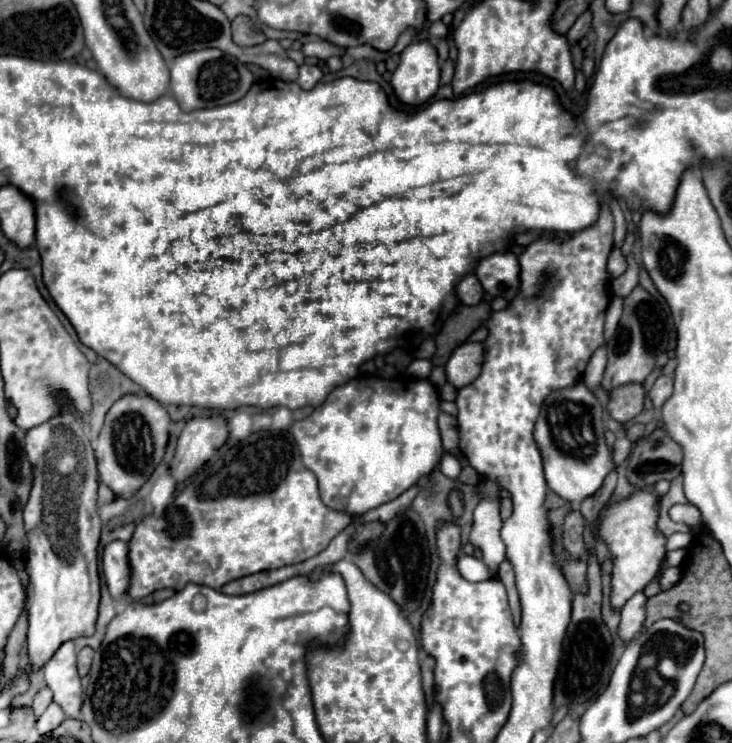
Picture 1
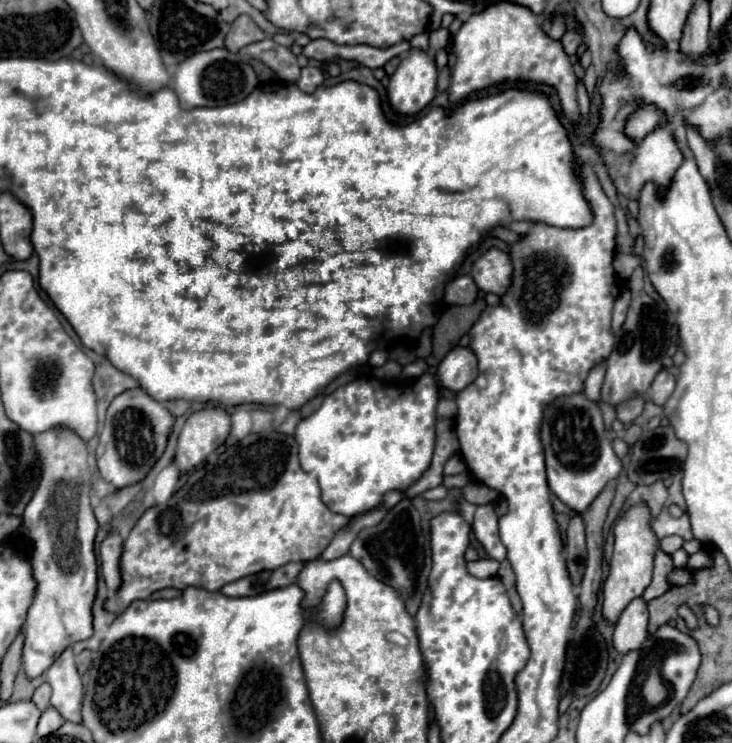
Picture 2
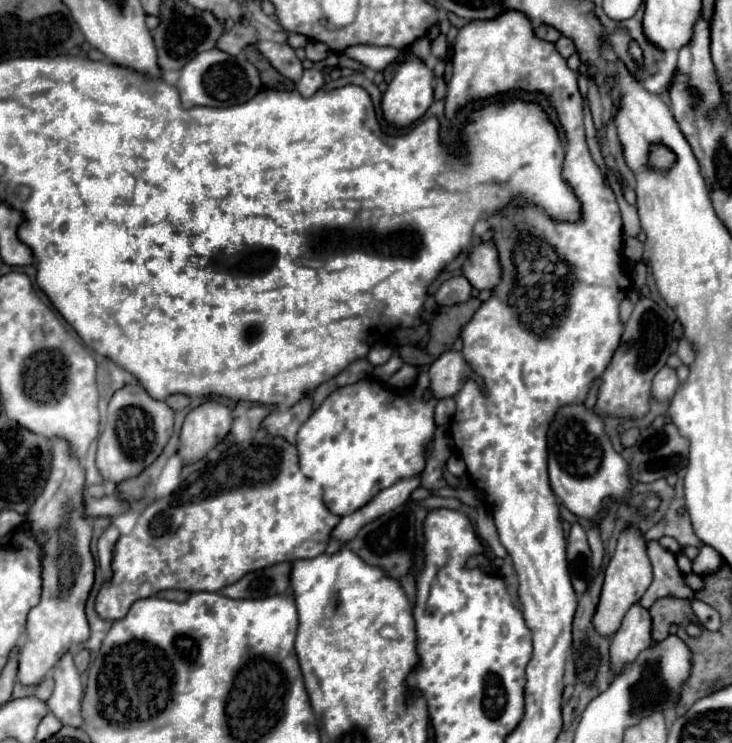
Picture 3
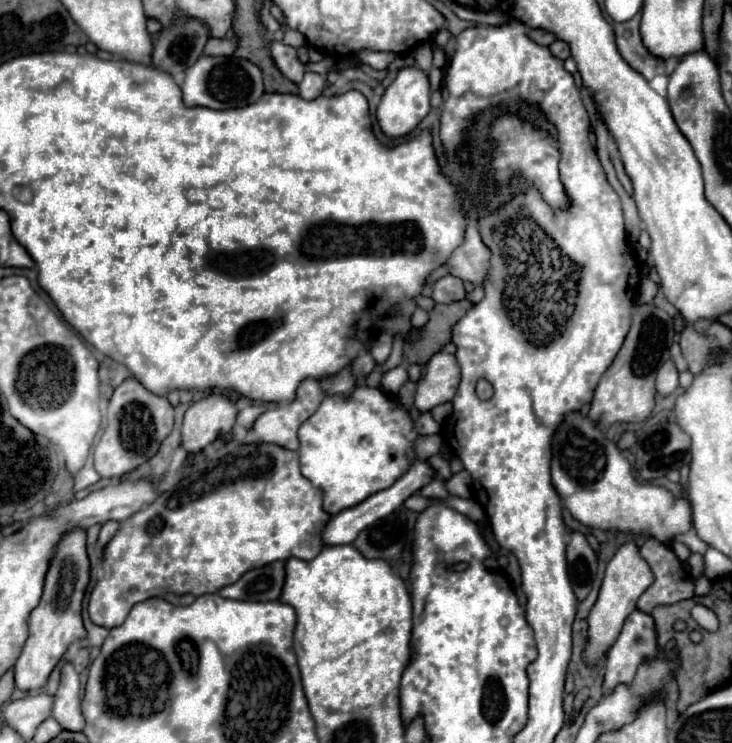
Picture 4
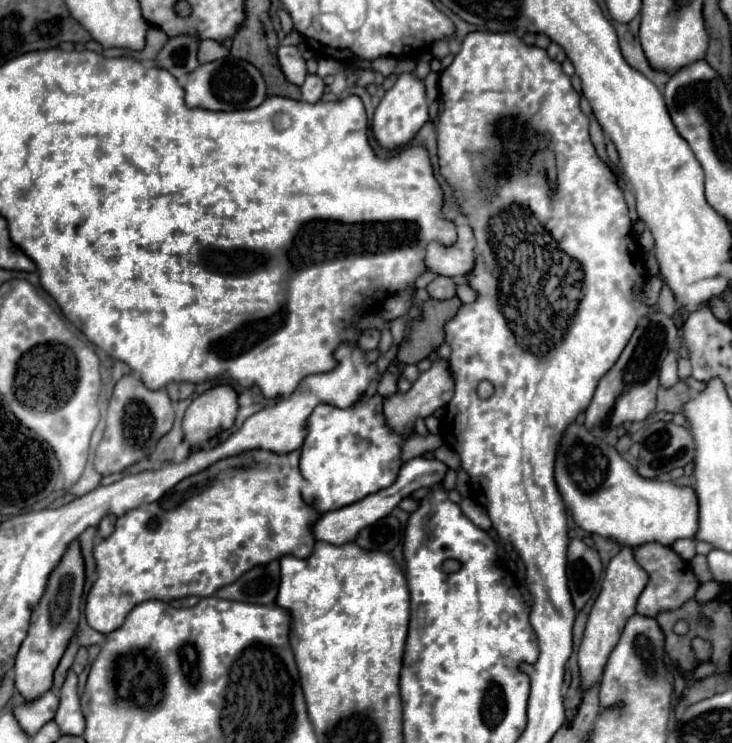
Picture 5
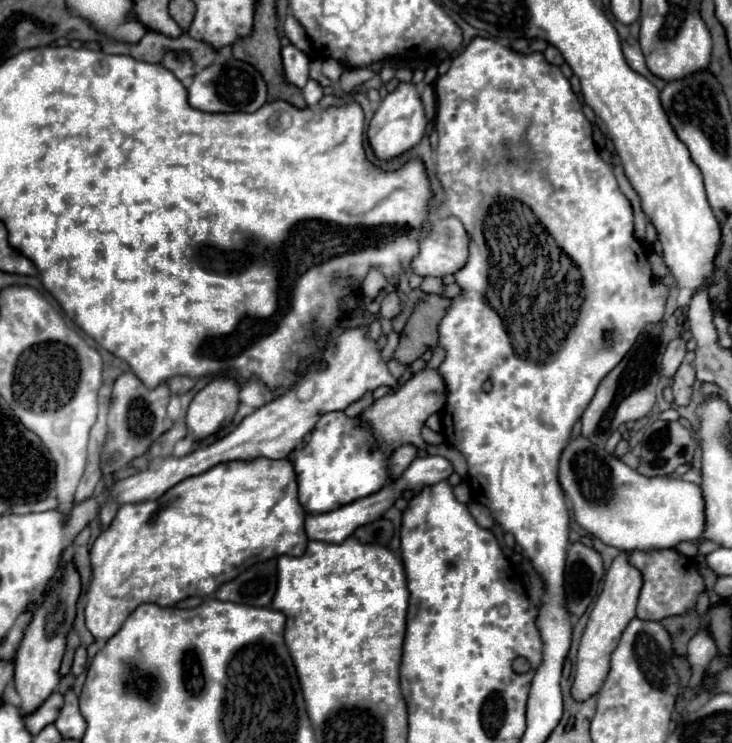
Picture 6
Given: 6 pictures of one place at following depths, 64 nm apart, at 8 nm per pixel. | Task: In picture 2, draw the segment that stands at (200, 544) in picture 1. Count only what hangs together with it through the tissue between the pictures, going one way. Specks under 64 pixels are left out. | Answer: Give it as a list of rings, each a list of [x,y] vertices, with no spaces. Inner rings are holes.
[[[276,430],[250,434],[220,454],[214,464],[208,462],[194,470],[186,484],[166,504],[154,506],[142,514],[130,536],[124,540],[120,562],[124,580],[122,588],[106,602],[106,608],[118,612],[116,600],[128,606],[132,600],[148,598],[152,592],[162,588],[182,590],[192,584],[216,592],[232,580],[240,580],[262,570],[276,570],[288,562],[314,560],[348,522],[348,516],[328,510],[320,500],[316,478],[304,472],[298,464],[298,444],[292,436]]]

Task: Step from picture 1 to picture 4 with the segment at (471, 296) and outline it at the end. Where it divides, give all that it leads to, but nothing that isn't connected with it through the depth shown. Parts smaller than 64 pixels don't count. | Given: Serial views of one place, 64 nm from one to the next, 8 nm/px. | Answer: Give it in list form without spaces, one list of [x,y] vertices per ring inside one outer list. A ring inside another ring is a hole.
[[[444,276],[444,278],[440,278],[440,280],[434,284],[432,298],[434,298],[438,304],[450,304],[450,302],[462,300],[462,298],[466,298],[464,282],[462,282],[460,278],[456,278],[456,276]]]

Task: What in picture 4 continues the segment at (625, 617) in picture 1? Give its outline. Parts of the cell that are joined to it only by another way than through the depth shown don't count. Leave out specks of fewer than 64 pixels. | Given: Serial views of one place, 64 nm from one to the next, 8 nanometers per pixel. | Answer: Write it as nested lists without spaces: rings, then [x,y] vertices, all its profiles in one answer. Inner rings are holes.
[[[634,610],[608,650],[604,670],[604,694],[612,692],[616,684],[630,684],[642,658],[654,658],[658,654],[656,628],[650,614]]]

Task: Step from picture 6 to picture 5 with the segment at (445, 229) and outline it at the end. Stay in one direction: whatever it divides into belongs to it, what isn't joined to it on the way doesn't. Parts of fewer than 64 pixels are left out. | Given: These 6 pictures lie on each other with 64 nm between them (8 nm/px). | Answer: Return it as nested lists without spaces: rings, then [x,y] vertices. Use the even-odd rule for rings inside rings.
[[[450,212],[448,218],[458,226],[458,242],[452,248],[430,244],[426,248],[426,268],[442,276],[468,276],[476,264],[476,238],[466,216]]]

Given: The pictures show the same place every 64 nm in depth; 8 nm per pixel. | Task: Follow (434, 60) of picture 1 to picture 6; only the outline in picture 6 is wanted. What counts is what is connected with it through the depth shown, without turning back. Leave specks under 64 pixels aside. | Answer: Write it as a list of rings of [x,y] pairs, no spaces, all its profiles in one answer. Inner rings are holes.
[[[400,82],[398,88],[380,102],[380,108],[376,110],[374,118],[370,120],[368,142],[378,158],[390,160],[390,158],[396,158],[402,152],[410,150],[412,146],[416,146],[426,132],[426,124],[428,124],[428,120],[426,120],[426,112],[424,112],[418,88],[412,82]]]

